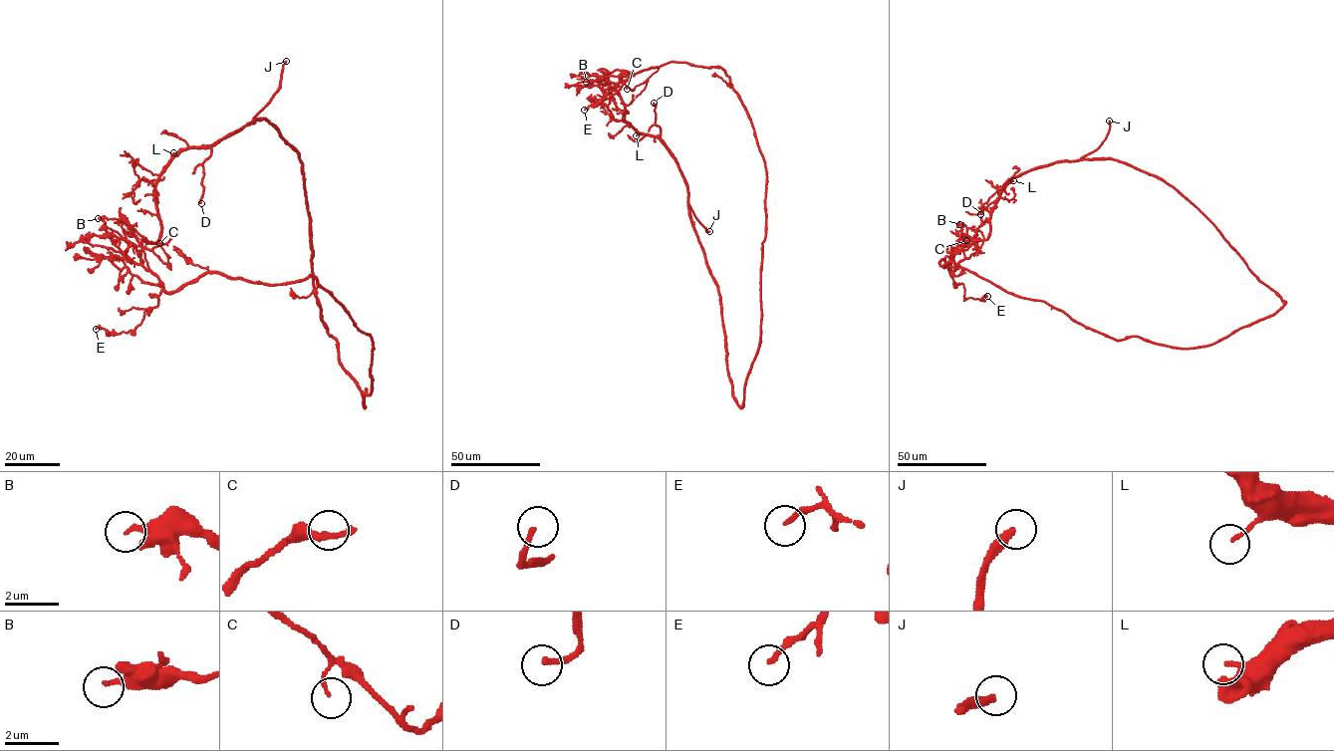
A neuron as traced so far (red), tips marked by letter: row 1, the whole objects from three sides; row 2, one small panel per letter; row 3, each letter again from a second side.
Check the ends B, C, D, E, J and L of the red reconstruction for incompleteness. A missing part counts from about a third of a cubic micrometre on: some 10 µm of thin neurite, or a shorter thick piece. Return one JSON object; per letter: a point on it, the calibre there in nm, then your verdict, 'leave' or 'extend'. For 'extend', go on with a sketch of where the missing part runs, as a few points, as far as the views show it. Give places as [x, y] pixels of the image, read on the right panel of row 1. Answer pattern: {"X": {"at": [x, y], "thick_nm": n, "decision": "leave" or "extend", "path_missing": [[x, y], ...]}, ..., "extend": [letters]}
{"B": {"at": [959, 224], "thick_nm": 240, "decision": "leave"}, "C": {"at": [966, 240], "thick_nm": 110, "decision": "leave"}, "D": {"at": [980, 214], "thick_nm": 200, "decision": "extend", "path_missing": [[980, 214], [968, 214], [953, 229], [951, 247], [982, 239], [1015, 246], [1017, 244]]}, "E": {"at": [987, 296], "thick_nm": 180, "decision": "leave"}, "J": {"at": [1109, 121], "thick_nm": 340, "decision": "extend"}, "L": {"at": [1013, 180], "thick_nm": 140, "decision": "extend"}, "extend": ["D", "J", "L"]}

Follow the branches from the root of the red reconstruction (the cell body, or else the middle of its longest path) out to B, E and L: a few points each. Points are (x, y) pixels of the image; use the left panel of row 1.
B: (230, 134), (182, 148), (161, 174), (155, 243), (140, 244), (123, 220), (98, 218)
E: (230, 134), (182, 148), (157, 182), (160, 238), (141, 249), (162, 285), (158, 304), (132, 331), (96, 329)
L: (230, 134), (210, 145), (180, 148), (173, 152)

